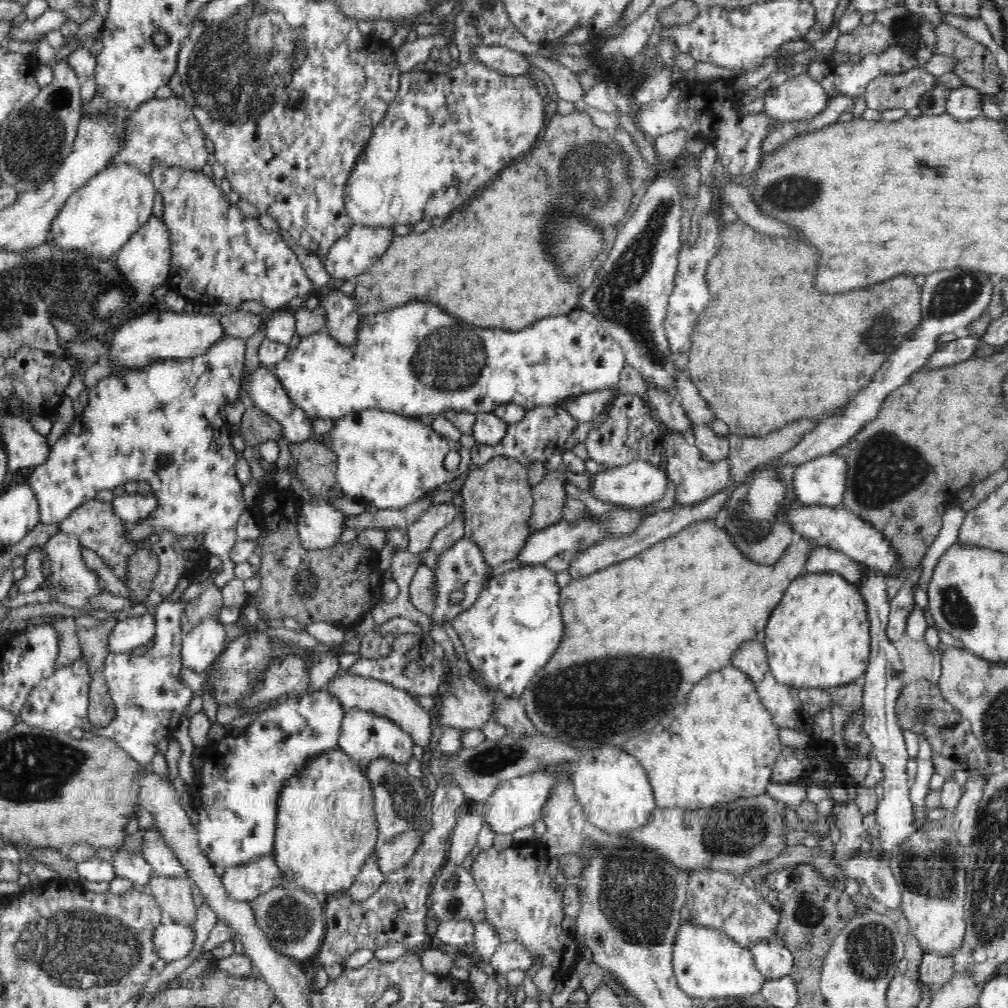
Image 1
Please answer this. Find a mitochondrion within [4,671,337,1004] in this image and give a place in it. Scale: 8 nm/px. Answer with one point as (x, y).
(88, 950)

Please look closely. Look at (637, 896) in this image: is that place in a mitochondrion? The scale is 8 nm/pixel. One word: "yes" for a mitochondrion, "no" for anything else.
yes

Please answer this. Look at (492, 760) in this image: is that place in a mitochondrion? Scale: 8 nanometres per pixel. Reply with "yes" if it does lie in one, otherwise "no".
yes

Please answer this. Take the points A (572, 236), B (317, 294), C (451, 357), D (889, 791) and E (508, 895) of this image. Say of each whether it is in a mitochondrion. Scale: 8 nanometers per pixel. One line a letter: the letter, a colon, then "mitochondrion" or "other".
A: mitochondrion
B: other
C: mitochondrion
D: other
E: other

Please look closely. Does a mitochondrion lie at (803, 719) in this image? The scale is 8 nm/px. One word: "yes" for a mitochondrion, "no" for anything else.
no

